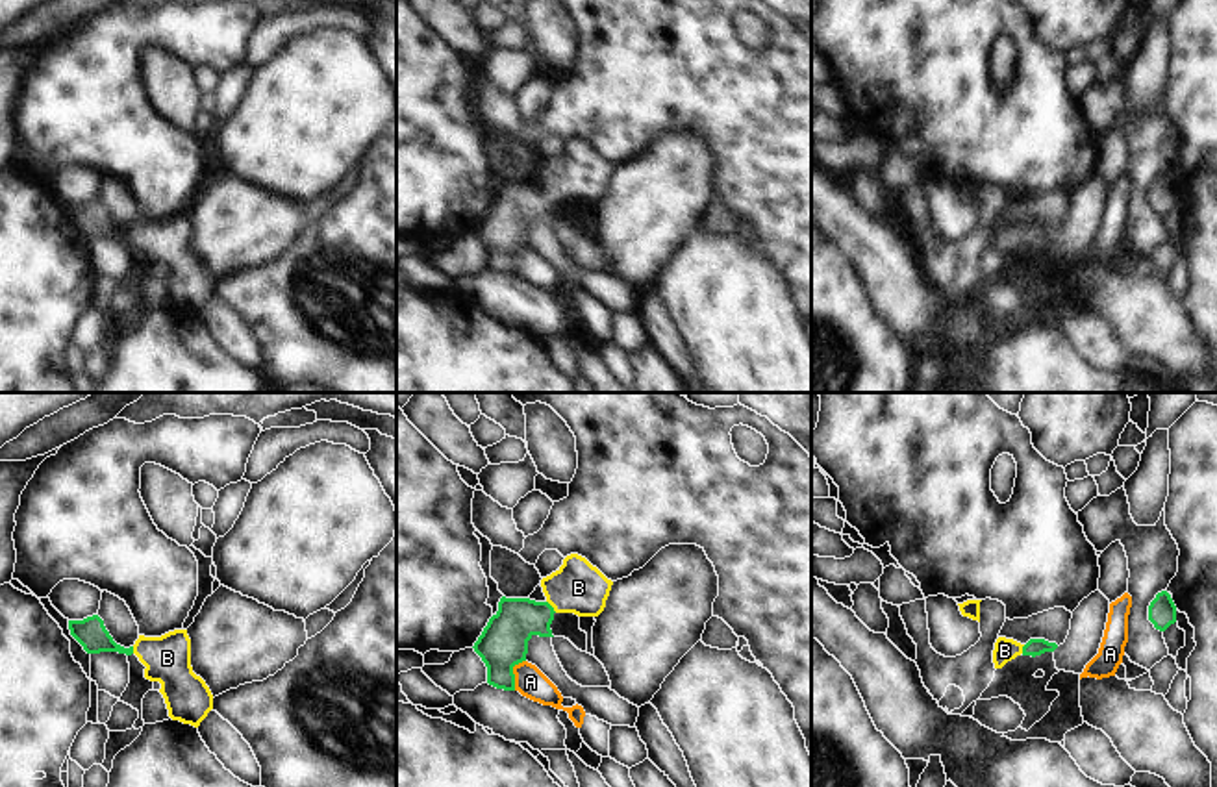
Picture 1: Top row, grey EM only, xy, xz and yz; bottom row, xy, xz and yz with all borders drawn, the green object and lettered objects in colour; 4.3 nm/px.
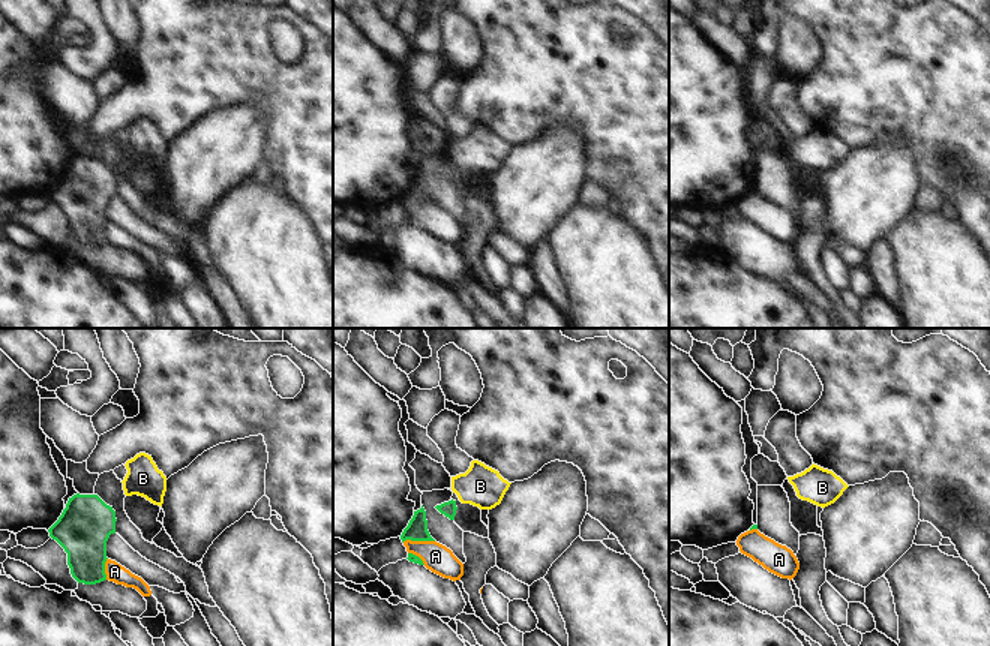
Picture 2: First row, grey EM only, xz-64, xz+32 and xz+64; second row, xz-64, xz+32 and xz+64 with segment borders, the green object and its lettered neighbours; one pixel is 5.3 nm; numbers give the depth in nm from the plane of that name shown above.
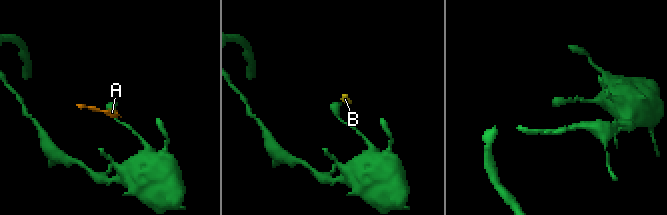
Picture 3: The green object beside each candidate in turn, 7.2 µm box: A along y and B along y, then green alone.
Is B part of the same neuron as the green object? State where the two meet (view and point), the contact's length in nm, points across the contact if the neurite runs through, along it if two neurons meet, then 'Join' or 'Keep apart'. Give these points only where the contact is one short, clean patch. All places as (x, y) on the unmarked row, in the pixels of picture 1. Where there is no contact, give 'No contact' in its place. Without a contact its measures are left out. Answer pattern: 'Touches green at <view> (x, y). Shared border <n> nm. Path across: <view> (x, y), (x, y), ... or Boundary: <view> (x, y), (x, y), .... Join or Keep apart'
Touches green at xz (551, 191). Shared border 70 nm. Path across: xz (504, 224), (551, 191), (569, 174), (578, 173). Join.

